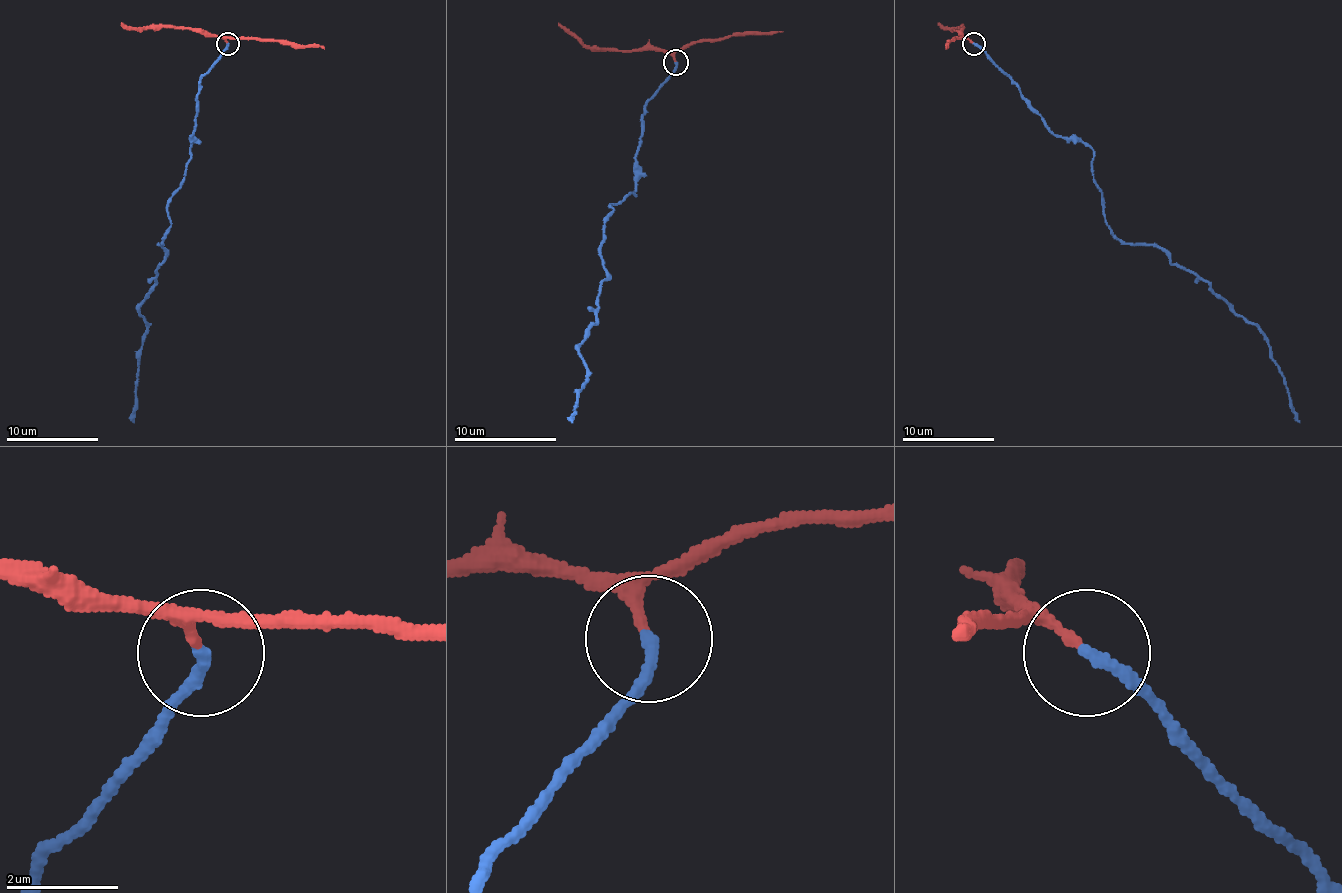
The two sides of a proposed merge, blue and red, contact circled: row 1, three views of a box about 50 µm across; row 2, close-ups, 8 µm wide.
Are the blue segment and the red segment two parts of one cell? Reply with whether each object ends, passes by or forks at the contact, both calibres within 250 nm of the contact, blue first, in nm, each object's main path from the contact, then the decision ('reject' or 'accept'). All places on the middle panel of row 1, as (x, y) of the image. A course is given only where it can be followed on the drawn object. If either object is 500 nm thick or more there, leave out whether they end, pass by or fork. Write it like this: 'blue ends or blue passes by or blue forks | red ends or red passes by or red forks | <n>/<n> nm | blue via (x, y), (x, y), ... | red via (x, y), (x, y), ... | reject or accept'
blue ends | red passes by | 240/150 nm | blue via (675, 61), (642, 115), (634, 194), (609, 207), (604, 222), (606, 278), (578, 347), (586, 377), (573, 423) | red via (675, 61), (670, 54), (655, 49), (588, 49), (558, 23) | accept

